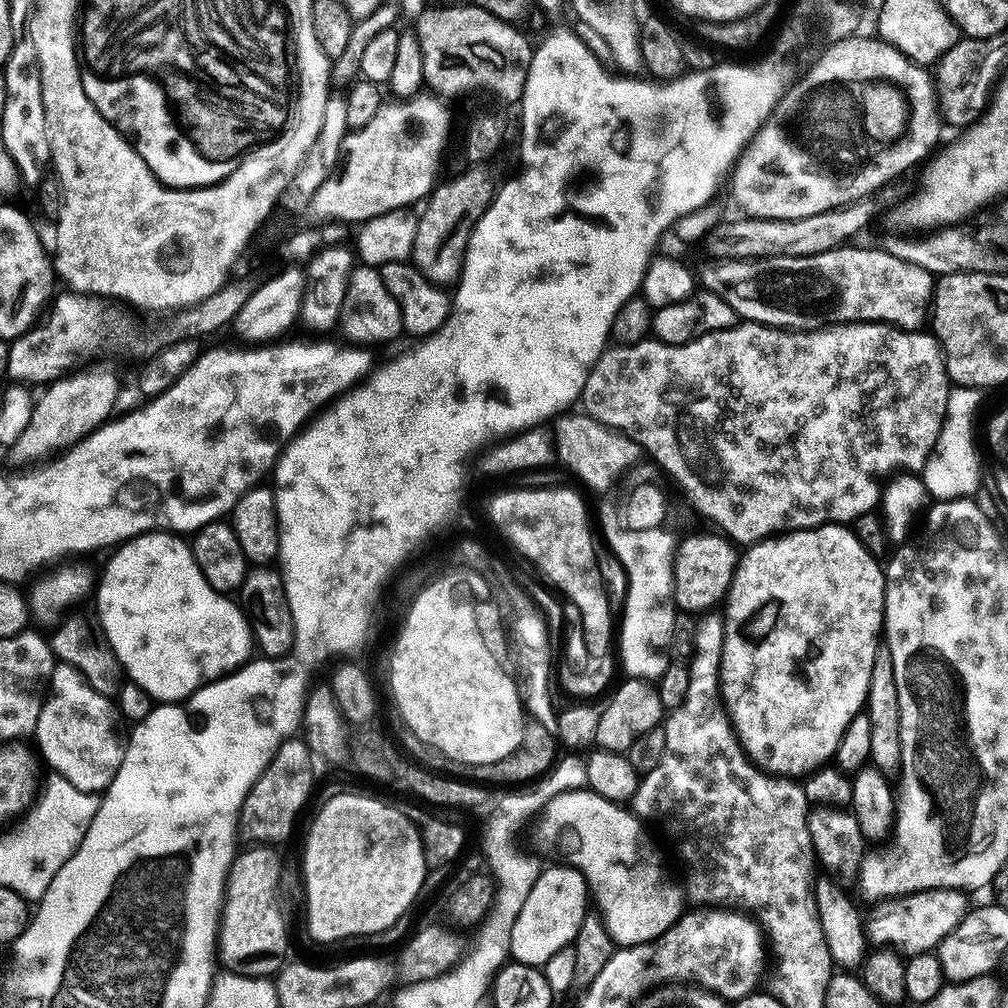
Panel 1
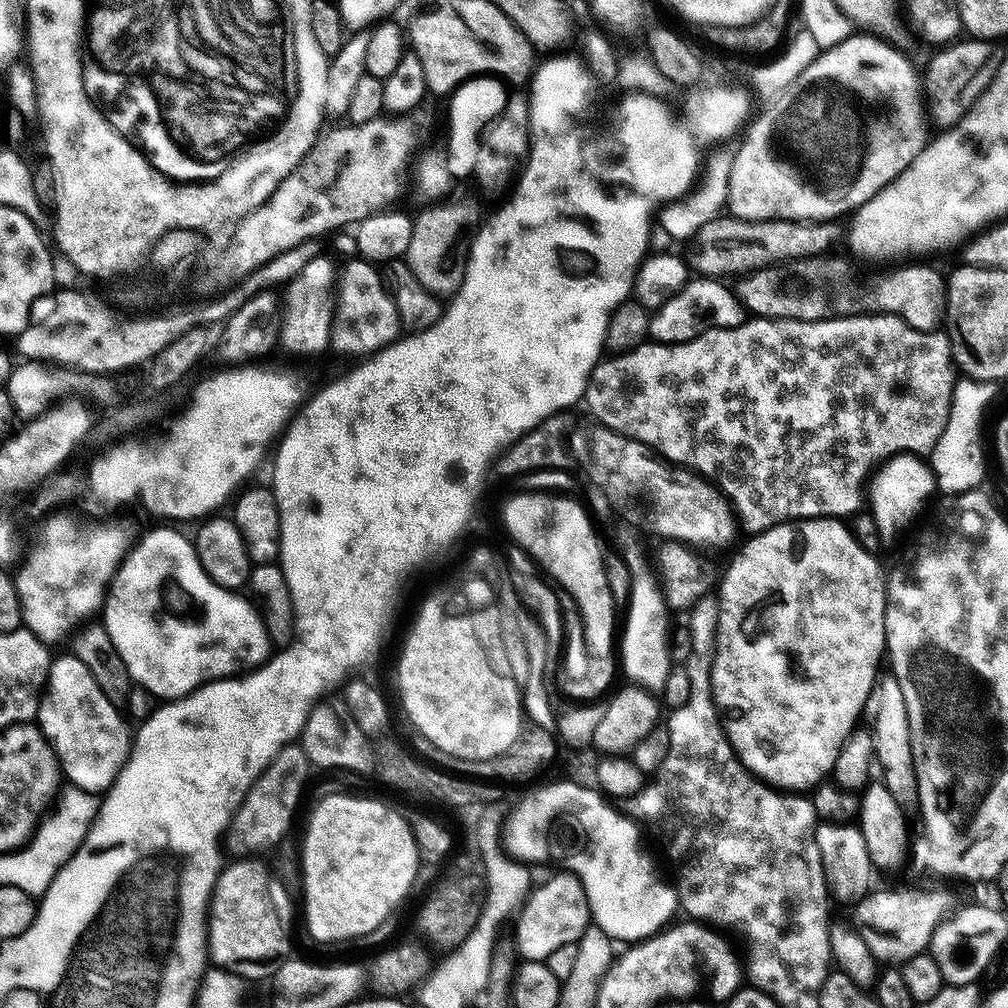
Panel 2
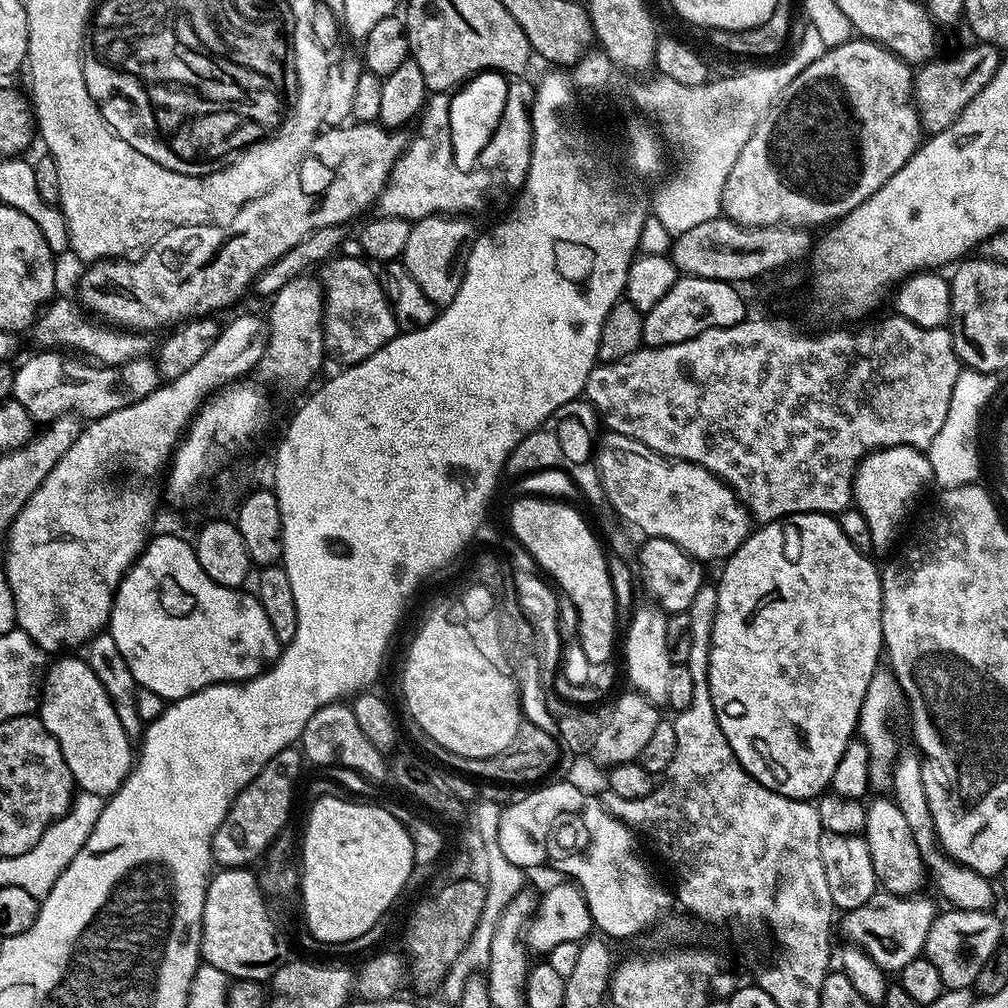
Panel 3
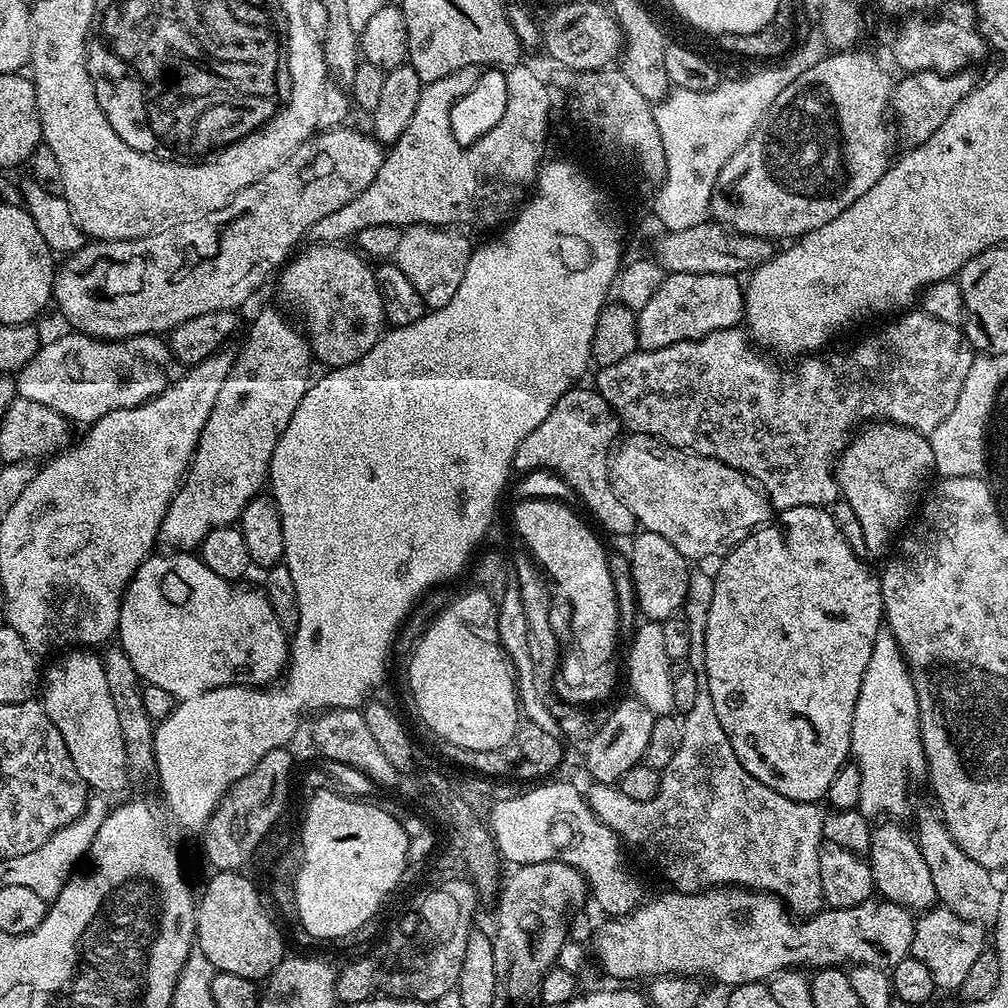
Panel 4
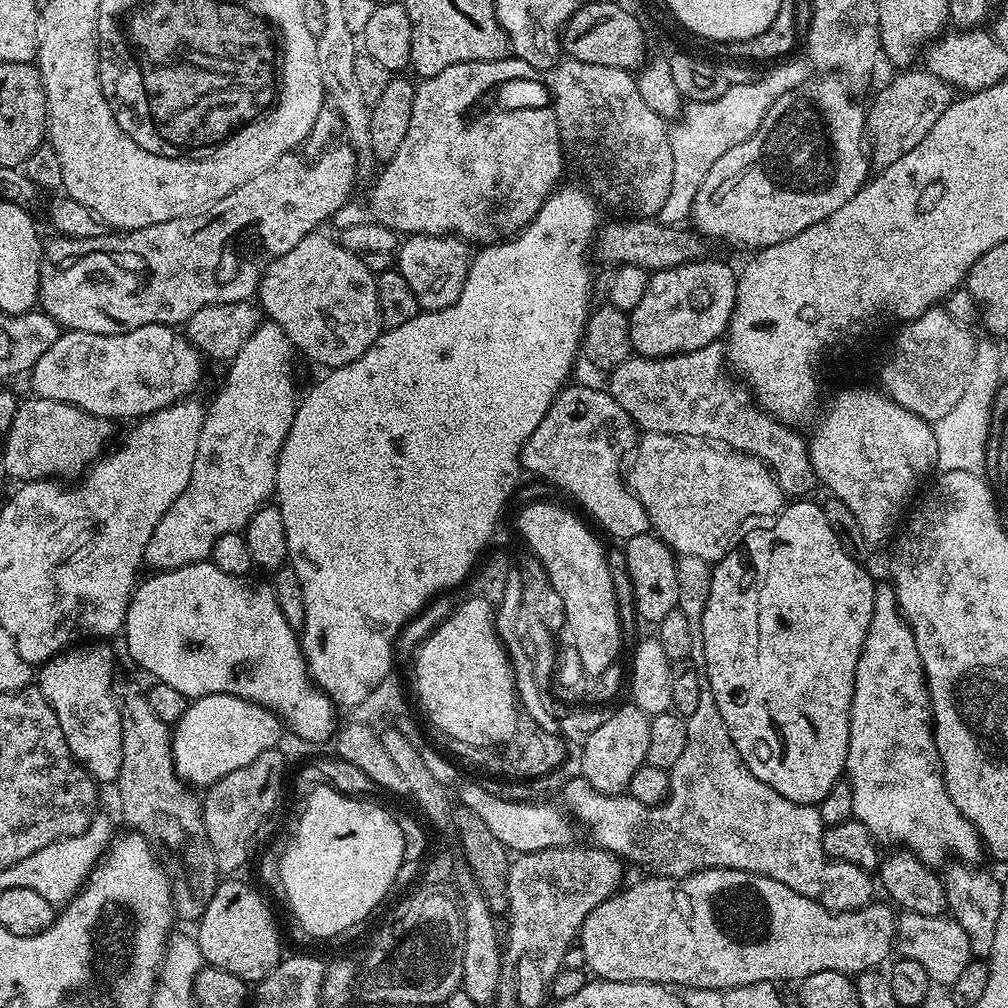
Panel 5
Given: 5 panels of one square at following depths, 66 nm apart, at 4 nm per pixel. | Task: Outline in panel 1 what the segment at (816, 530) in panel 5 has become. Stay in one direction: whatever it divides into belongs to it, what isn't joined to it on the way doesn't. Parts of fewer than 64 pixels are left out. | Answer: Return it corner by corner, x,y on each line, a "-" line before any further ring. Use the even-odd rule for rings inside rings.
822,524
819,528
802,528
798,532
777,534
769,539
761,540
758,544
751,545
745,552
748,553
745,556
743,553
739,557
736,573
732,575
732,584
728,587
726,603
722,608
724,641
722,642
722,658
720,659
720,694
724,701
724,707
728,710
728,719
731,720
732,727
736,730
736,735
740,737
740,745
744,747
744,753
746,753
748,759
757,768
769,774
775,774
781,778
804,778
815,772
817,768
827,765
835,757
838,750
838,742
842,742
842,734
846,730
846,726
850,726
852,719
861,715
862,709
865,707
868,698
868,687
870,686
870,670
874,670
874,650
881,639
884,627
884,589
886,587
886,579
884,580
884,572
880,569
881,561
868,553
862,546
862,542
858,542
856,533
851,527
843,524

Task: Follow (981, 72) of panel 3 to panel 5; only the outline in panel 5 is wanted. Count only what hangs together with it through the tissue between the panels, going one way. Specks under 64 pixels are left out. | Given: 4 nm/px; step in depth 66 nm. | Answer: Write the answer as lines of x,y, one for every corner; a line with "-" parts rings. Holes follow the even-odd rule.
912,70
901,71
904,72
901,76
894,77
873,98
872,105
869,103
866,108
866,140
870,145
871,163
877,169
898,162
898,158
902,158
902,154
910,154
910,150
914,150
914,146
918,146
918,142
922,142
922,138
926,138
926,134
930,134
930,130
934,130
934,122
938,122
938,118
942,118
942,114
946,114
946,110
954,99
952,85
942,82
942,78
938,78
926,70
919,70
920,72
908,71

